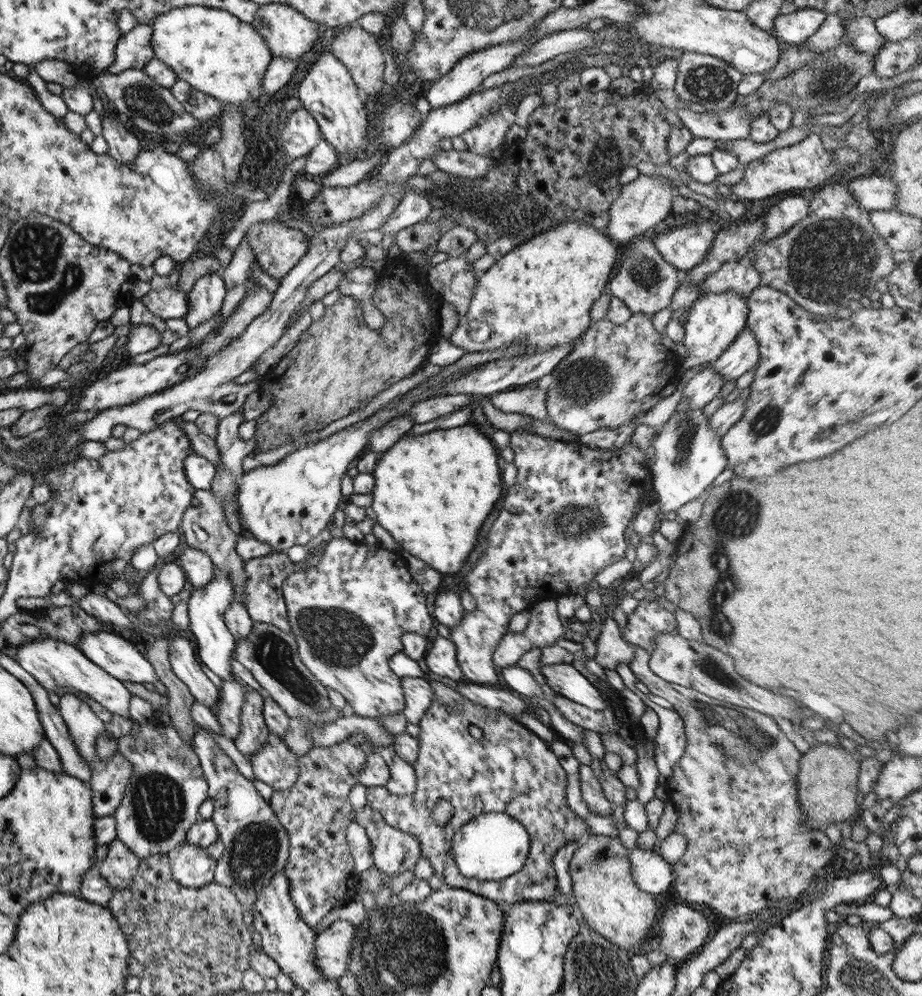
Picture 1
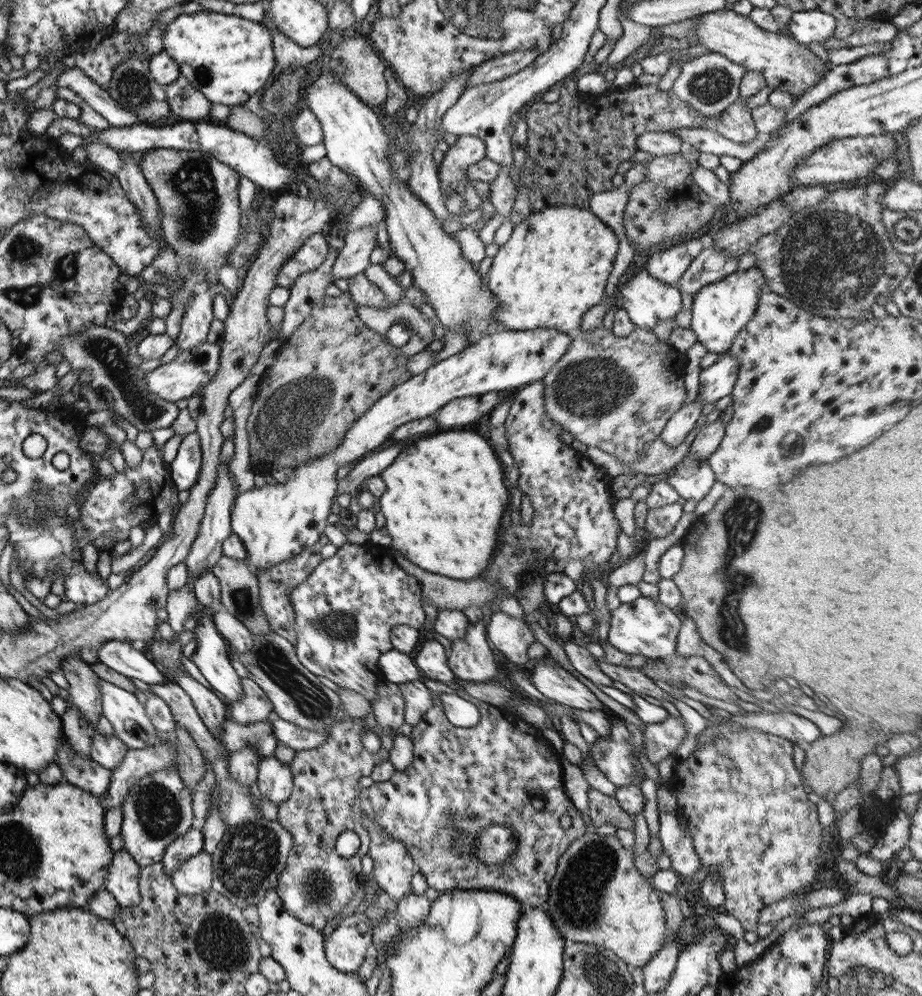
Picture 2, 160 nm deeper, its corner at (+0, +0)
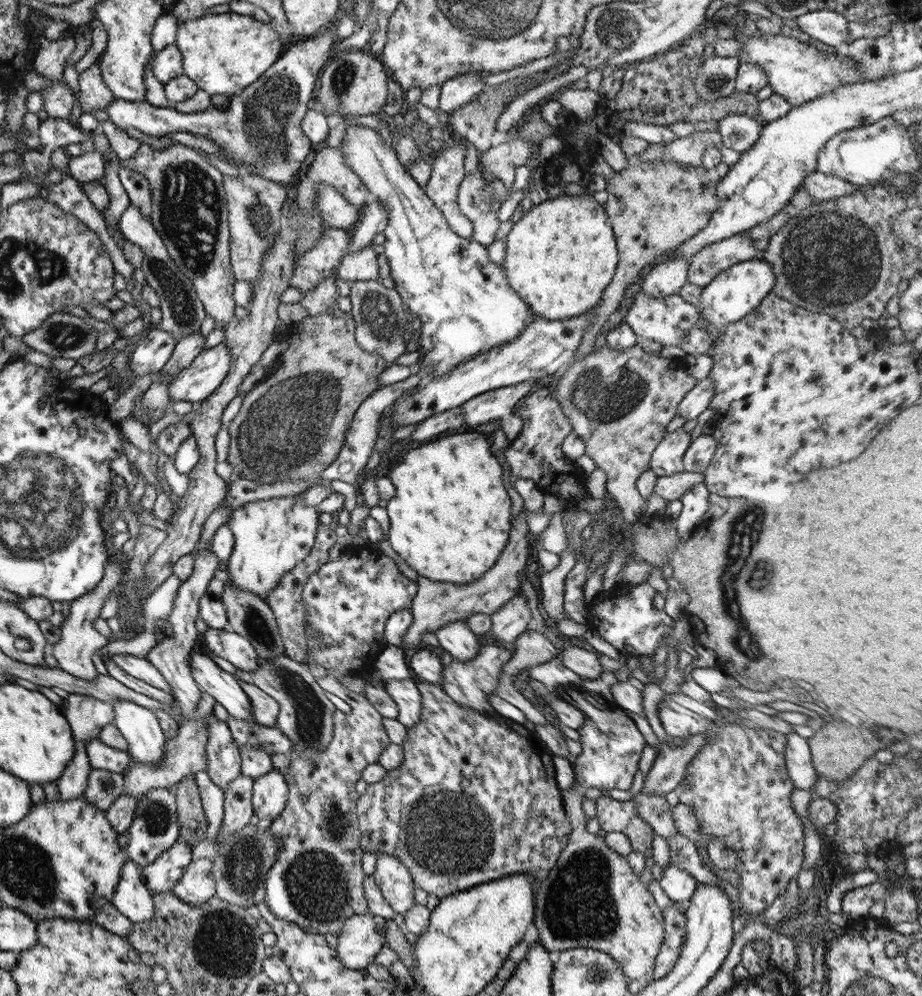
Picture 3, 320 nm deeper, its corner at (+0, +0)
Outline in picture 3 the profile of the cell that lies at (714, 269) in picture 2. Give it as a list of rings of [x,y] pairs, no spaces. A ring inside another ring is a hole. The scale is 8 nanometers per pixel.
[[[743,231],[729,238],[706,244],[689,260],[687,282],[703,288],[713,277],[732,264],[746,260],[762,260],[764,252]]]

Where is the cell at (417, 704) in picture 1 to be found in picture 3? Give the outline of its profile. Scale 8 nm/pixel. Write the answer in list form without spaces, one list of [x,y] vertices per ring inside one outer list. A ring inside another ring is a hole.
[[[388,680],[384,682],[384,690],[393,699],[397,709],[397,722],[405,728],[411,728],[419,722],[421,699],[416,687],[417,680]]]

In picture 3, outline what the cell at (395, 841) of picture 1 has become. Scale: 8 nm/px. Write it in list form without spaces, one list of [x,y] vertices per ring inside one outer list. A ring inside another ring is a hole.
[[[376,856],[375,869],[371,875],[393,912],[402,915],[414,904],[415,886],[409,871],[393,856]]]

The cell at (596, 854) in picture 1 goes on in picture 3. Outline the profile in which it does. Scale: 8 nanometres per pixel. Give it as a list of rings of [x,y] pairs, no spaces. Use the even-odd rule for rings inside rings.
[[[537,724],[536,734],[553,755],[566,758],[575,781],[570,790],[560,790],[565,817],[571,834],[553,869],[534,891],[532,926],[538,930],[538,942],[547,951],[588,948],[608,954],[628,980],[651,977],[656,954],[663,941],[662,911],[653,896],[631,872],[627,858],[609,850],[603,838],[585,831],[581,811],[582,788],[576,784],[576,772],[565,746],[565,737],[551,724]]]

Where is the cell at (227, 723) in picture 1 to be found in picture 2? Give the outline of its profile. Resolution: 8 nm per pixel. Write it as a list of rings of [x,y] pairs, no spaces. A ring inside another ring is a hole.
[[[250,678],[240,679],[243,696],[227,706],[227,719],[246,725],[260,720],[268,720],[273,707],[266,694]]]

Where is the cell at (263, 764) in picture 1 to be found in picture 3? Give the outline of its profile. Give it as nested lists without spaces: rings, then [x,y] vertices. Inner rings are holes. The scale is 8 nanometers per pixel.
[[[272,769],[253,781],[251,792],[252,814],[259,821],[273,821],[283,810],[288,796],[288,788],[282,772]]]

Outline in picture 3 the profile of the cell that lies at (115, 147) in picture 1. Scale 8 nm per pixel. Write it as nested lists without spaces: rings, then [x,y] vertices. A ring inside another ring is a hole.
[[[132,204],[128,205],[118,219],[118,230],[122,238],[137,244],[143,253],[138,271],[139,281],[149,285],[158,296],[161,320],[159,320],[159,325],[156,325],[156,329],[167,332],[176,342],[184,335],[197,331],[205,317],[204,308],[199,303],[189,279],[178,271],[177,266],[167,254],[165,245],[159,238],[159,234],[154,231],[150,219],[142,216],[139,209]]]

